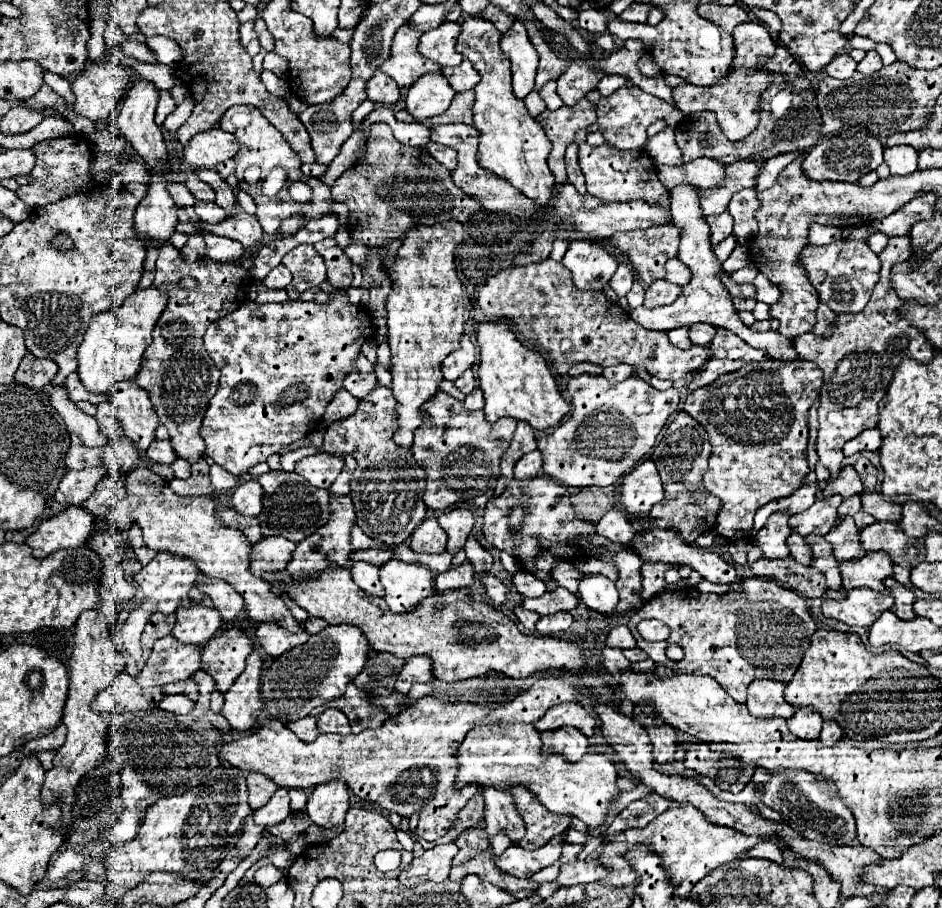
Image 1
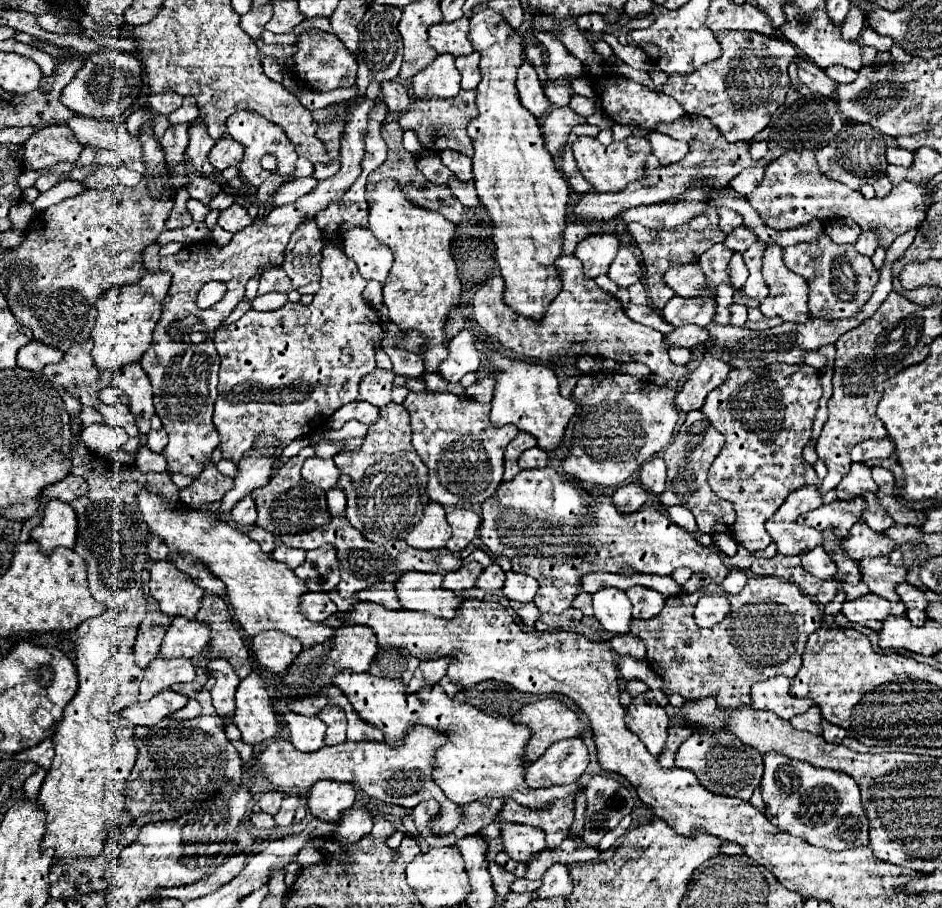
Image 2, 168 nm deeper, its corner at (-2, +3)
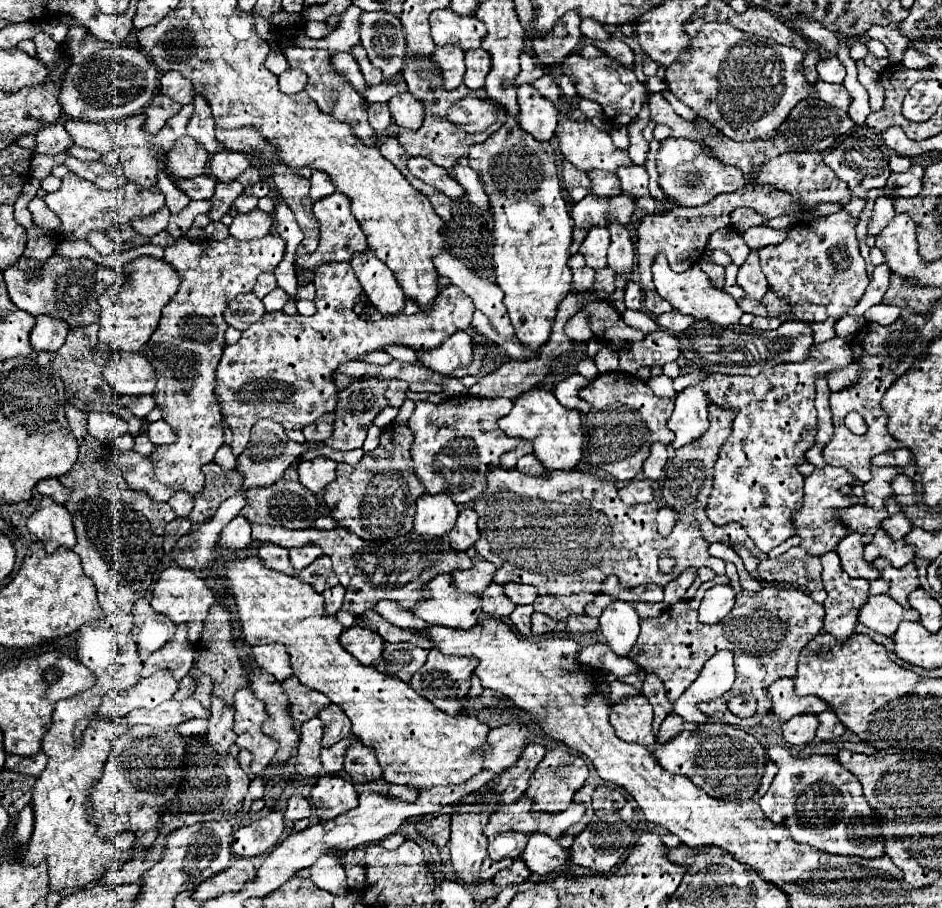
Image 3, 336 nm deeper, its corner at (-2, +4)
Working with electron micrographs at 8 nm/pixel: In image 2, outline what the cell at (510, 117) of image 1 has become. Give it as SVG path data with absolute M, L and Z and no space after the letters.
M478 9L470 17L470 31L468 39L474 45L474 51L482 55L480 59L480 73L482 81L476 89L478 97L478 117L470 121L468 125L468 135L472 139L474 155L472 155L472 171L474 171L474 185L478 191L478 197L482 205L486 207L494 231L492 231L492 241L496 245L496 261L500 267L500 275L504 279L504 303L520 313L522 317L542 321L544 311L548 305L554 301L554 297L560 293L560 271L556 269L556 259L562 255L562 235L568 223L568 183L560 175L560 171L554 167L554 159L544 147L544 139L540 133L540 125L528 109L522 107L514 81L516 81L516 71L524 63L522 61L522 35L514 31L504 17L494 11L494 9Z

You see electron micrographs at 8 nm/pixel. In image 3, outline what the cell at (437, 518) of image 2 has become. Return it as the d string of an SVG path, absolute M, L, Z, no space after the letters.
M424 494L416 502L416 516L414 516L414 532L416 534L428 534L436 538L444 538L456 524L458 518L458 506L452 502L452 498L444 494Z

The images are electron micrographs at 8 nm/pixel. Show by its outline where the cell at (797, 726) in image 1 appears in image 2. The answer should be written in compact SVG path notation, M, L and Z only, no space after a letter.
M816 705L810 707L808 711L792 717L790 723L800 731L808 731L808 733L816 733L816 735L822 733L822 725L820 725L822 723L822 713L820 713L820 709Z

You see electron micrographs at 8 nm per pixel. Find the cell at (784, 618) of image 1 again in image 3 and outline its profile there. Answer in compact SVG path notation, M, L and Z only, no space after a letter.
M762 586L760 592L740 592L736 596L736 606L732 608L732 616L726 620L704 626L698 622L698 600L680 600L678 604L664 610L654 624L654 618L640 620L640 636L630 652L630 658L644 672L656 674L666 688L666 696L674 702L698 676L704 662L726 648L734 652L736 664L736 684L734 688L758 688L756 692L764 692L776 678L796 676L796 662L802 648L822 630L824 608L814 602L808 594L796 588L778 588L778 586Z

